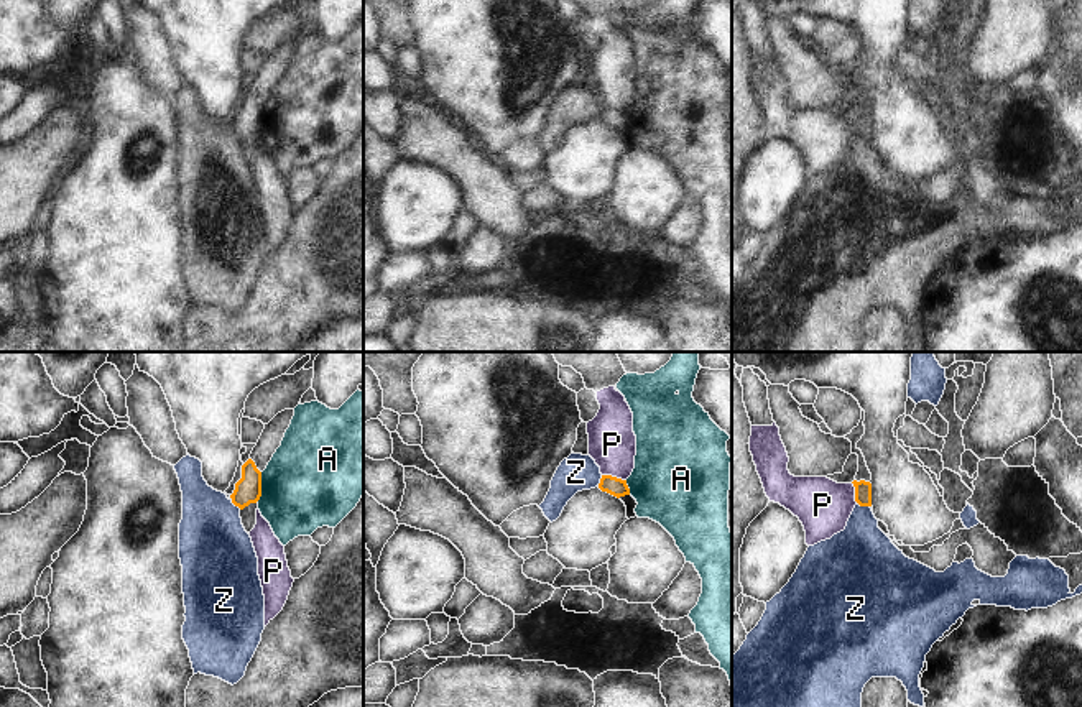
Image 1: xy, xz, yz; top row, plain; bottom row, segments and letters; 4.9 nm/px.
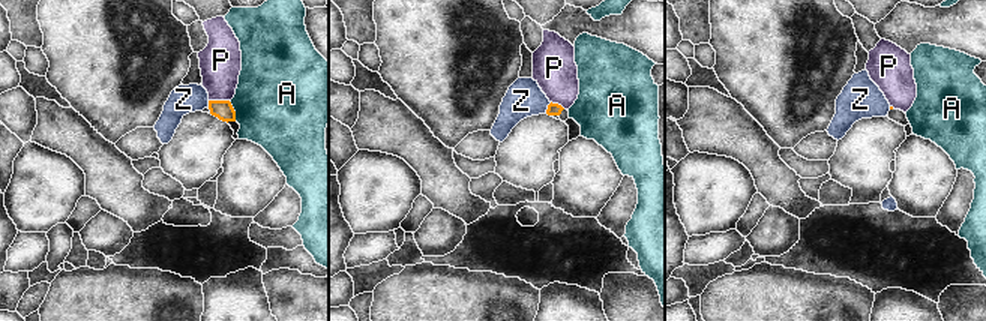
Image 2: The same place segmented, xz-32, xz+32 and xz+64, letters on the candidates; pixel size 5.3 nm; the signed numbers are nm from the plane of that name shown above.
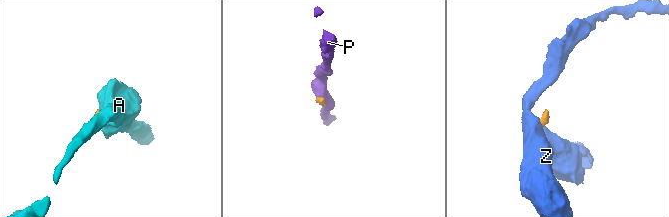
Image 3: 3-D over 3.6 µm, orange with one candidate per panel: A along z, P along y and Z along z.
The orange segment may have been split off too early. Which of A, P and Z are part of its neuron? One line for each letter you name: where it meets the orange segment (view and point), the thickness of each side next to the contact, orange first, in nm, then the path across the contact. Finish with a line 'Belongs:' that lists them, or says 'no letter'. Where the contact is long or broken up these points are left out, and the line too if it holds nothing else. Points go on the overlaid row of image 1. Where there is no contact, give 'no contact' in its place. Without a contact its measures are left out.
Belongs: no letter

